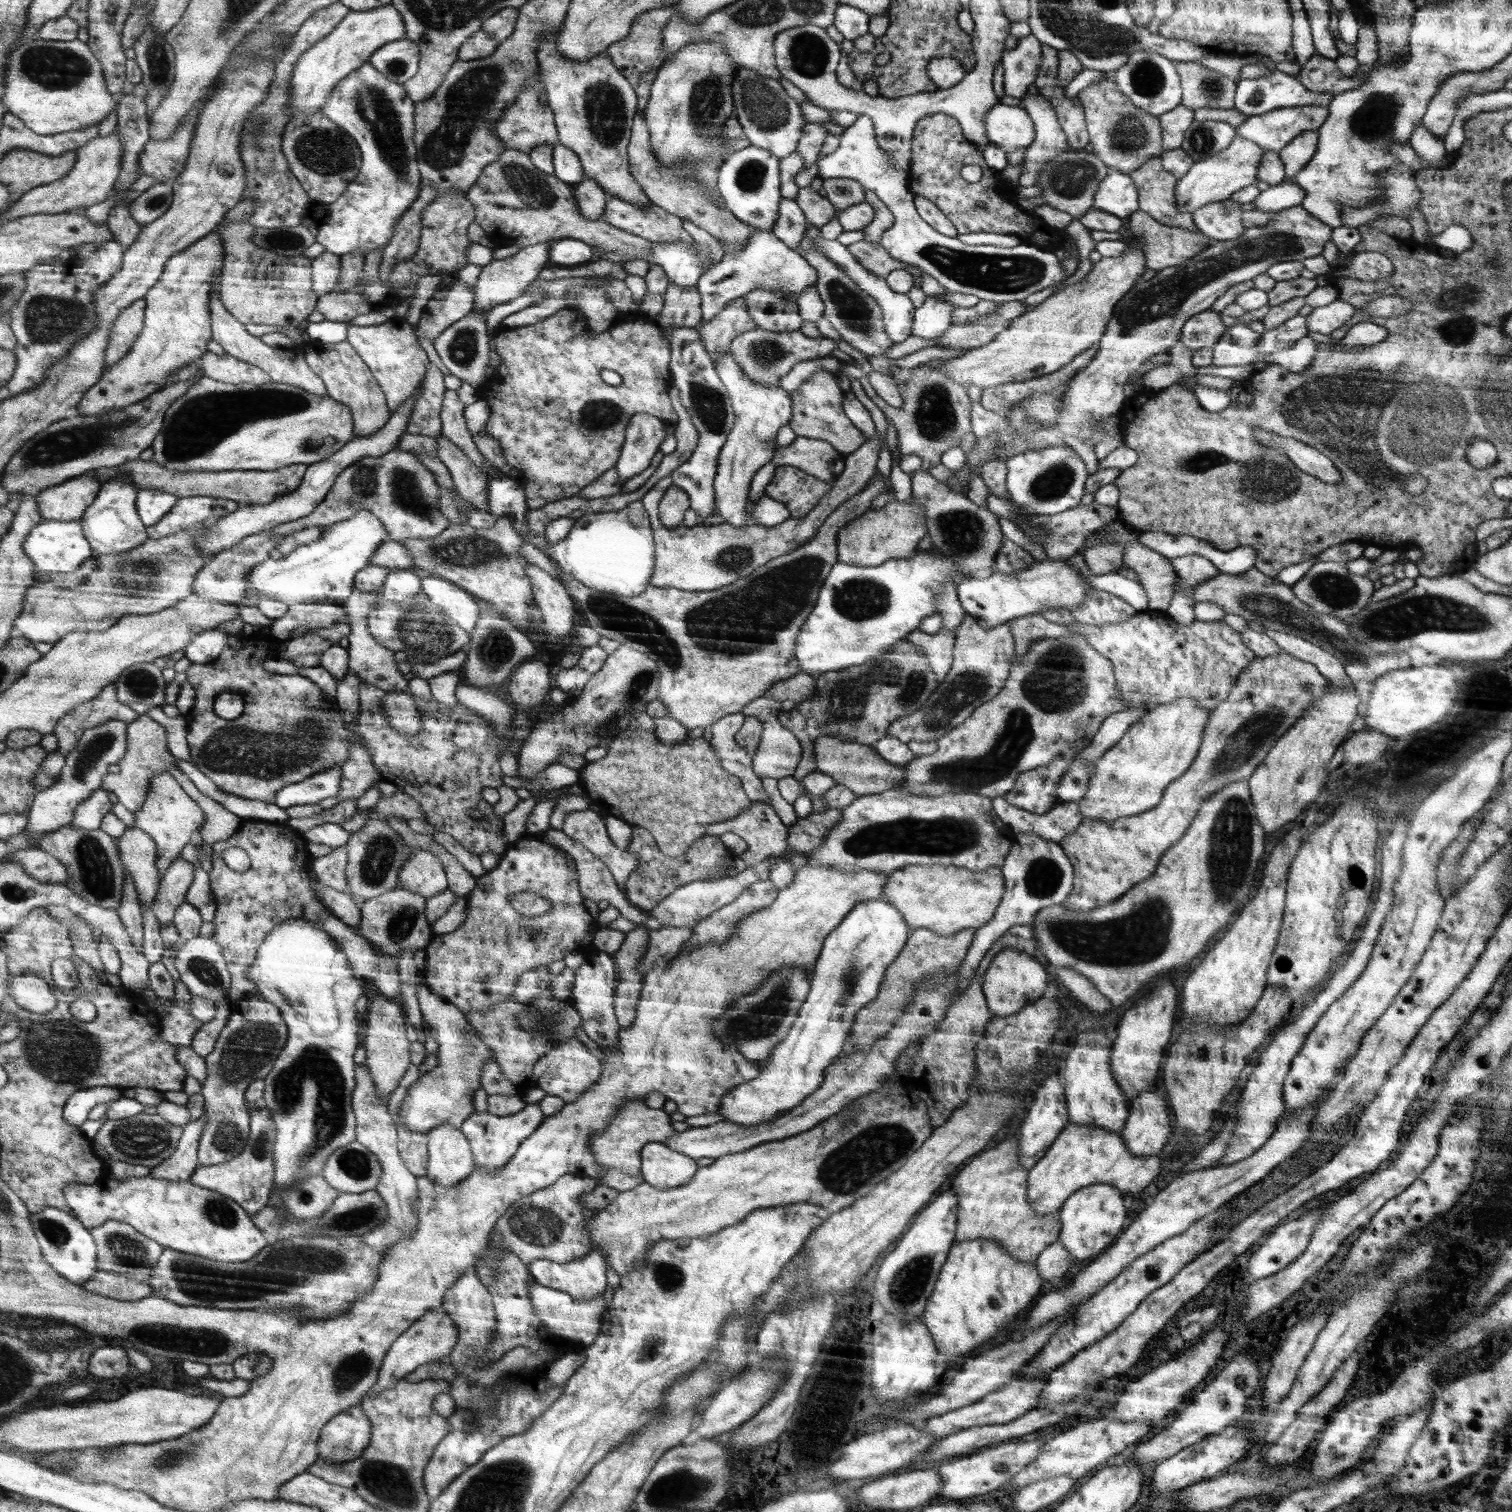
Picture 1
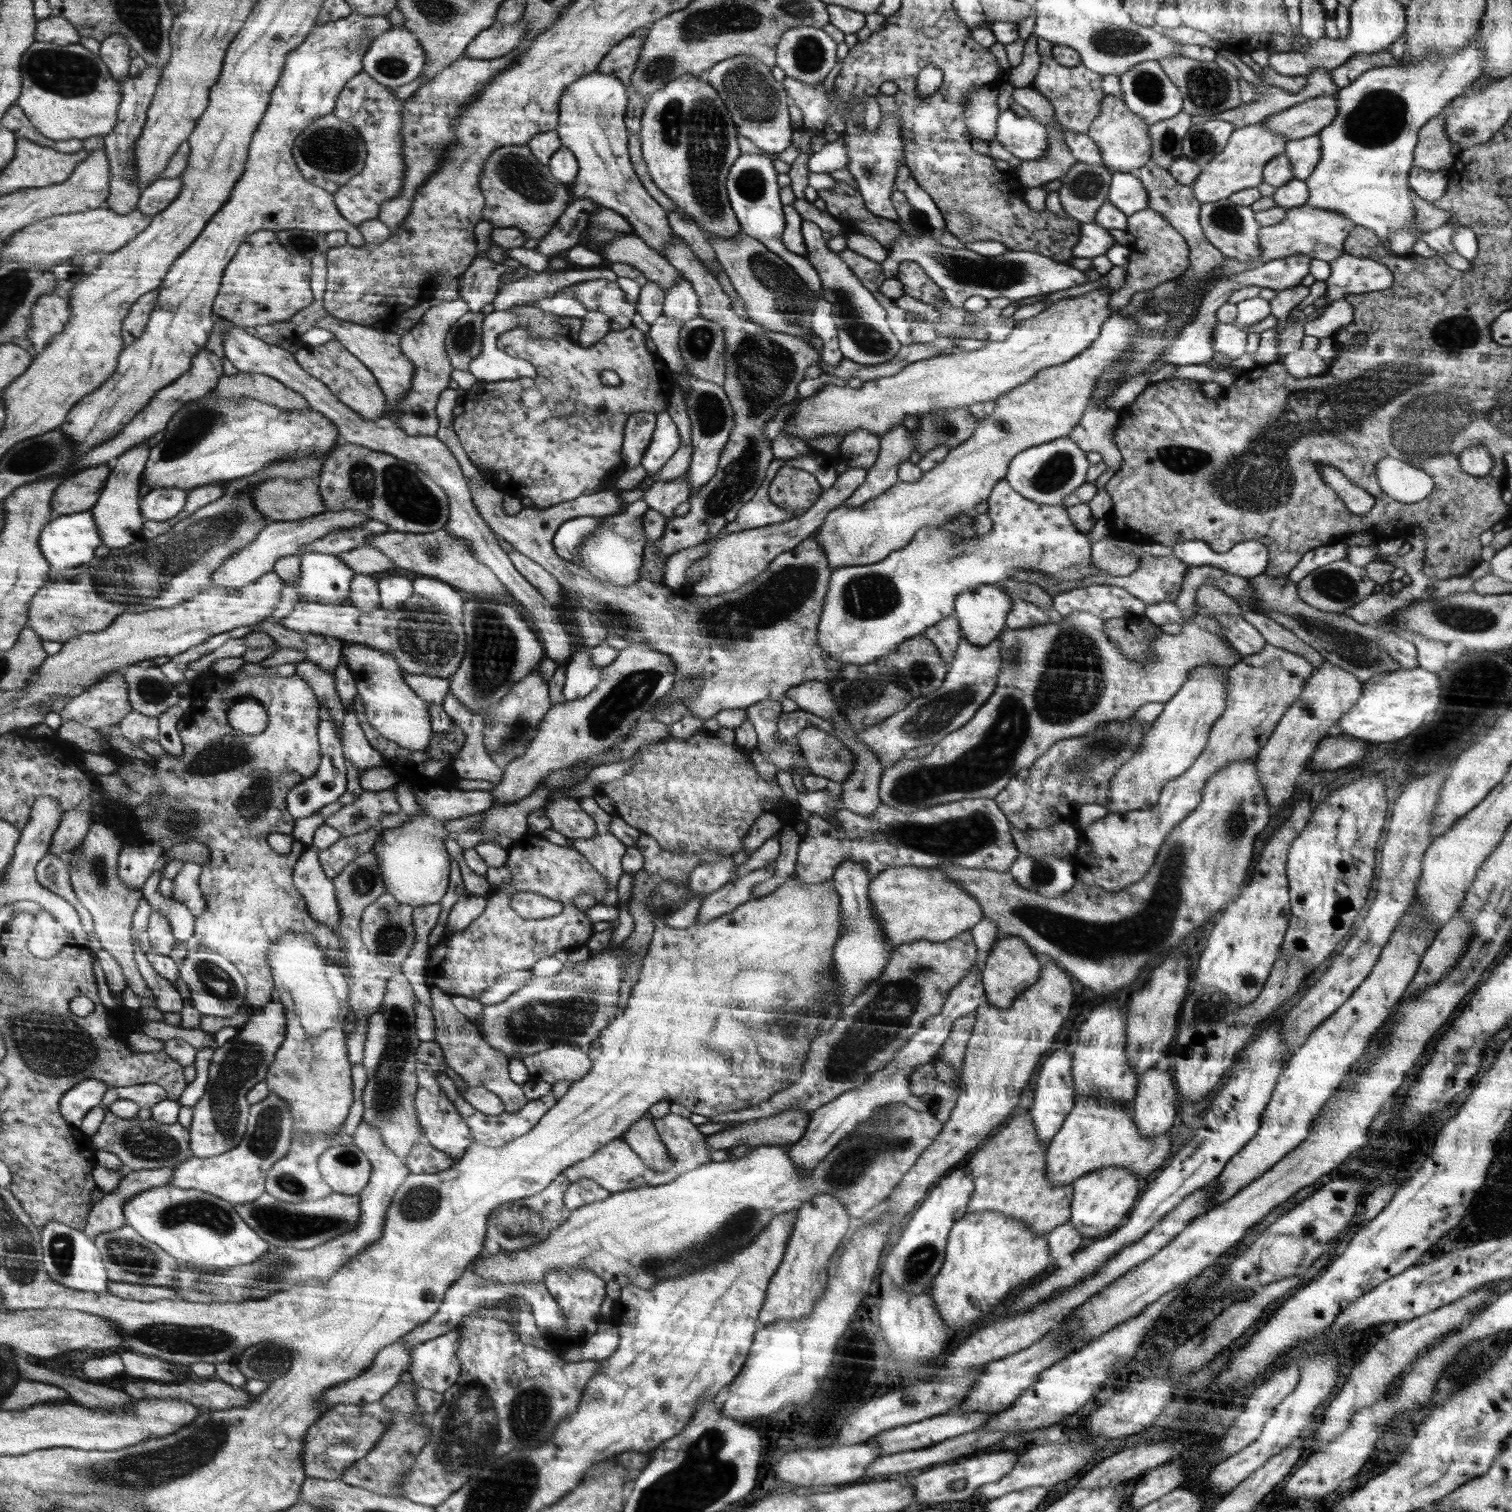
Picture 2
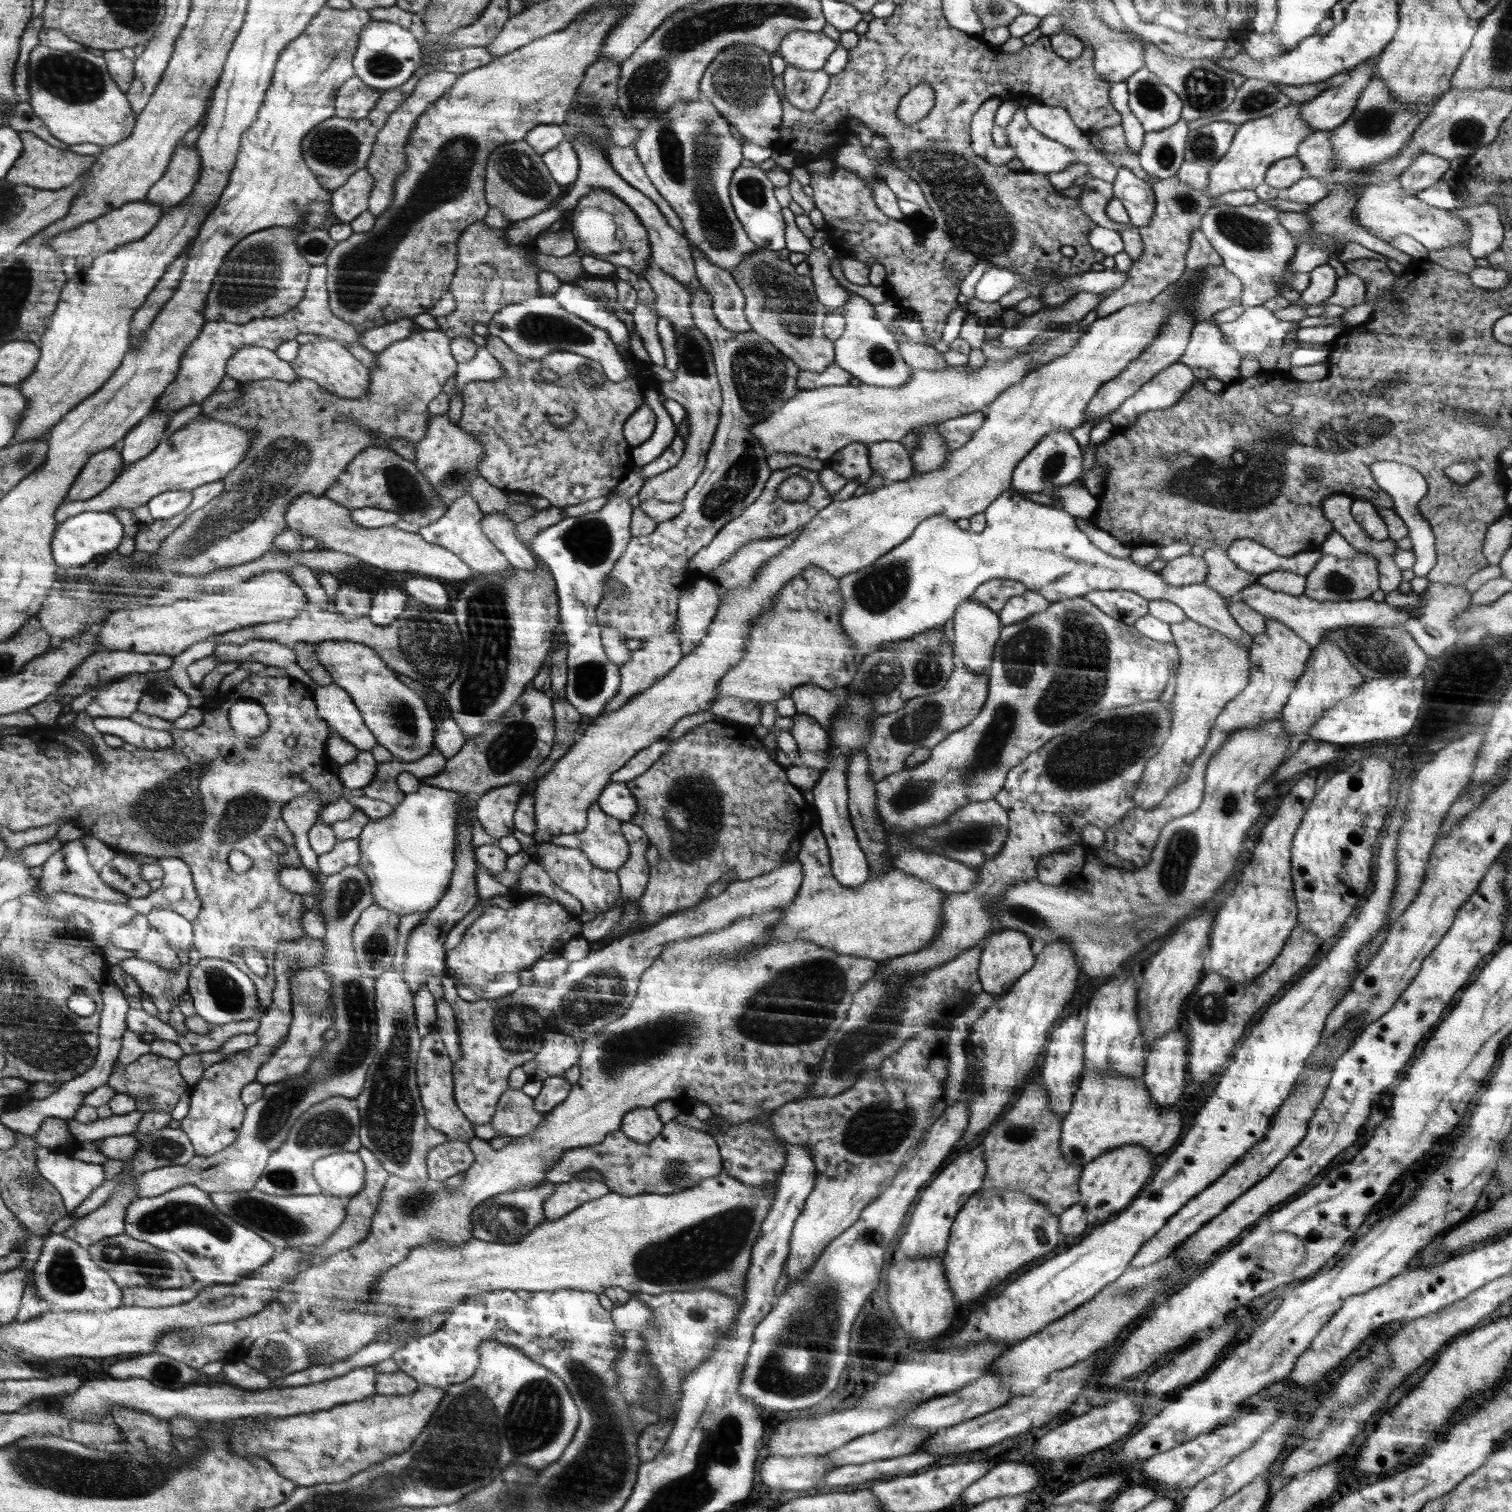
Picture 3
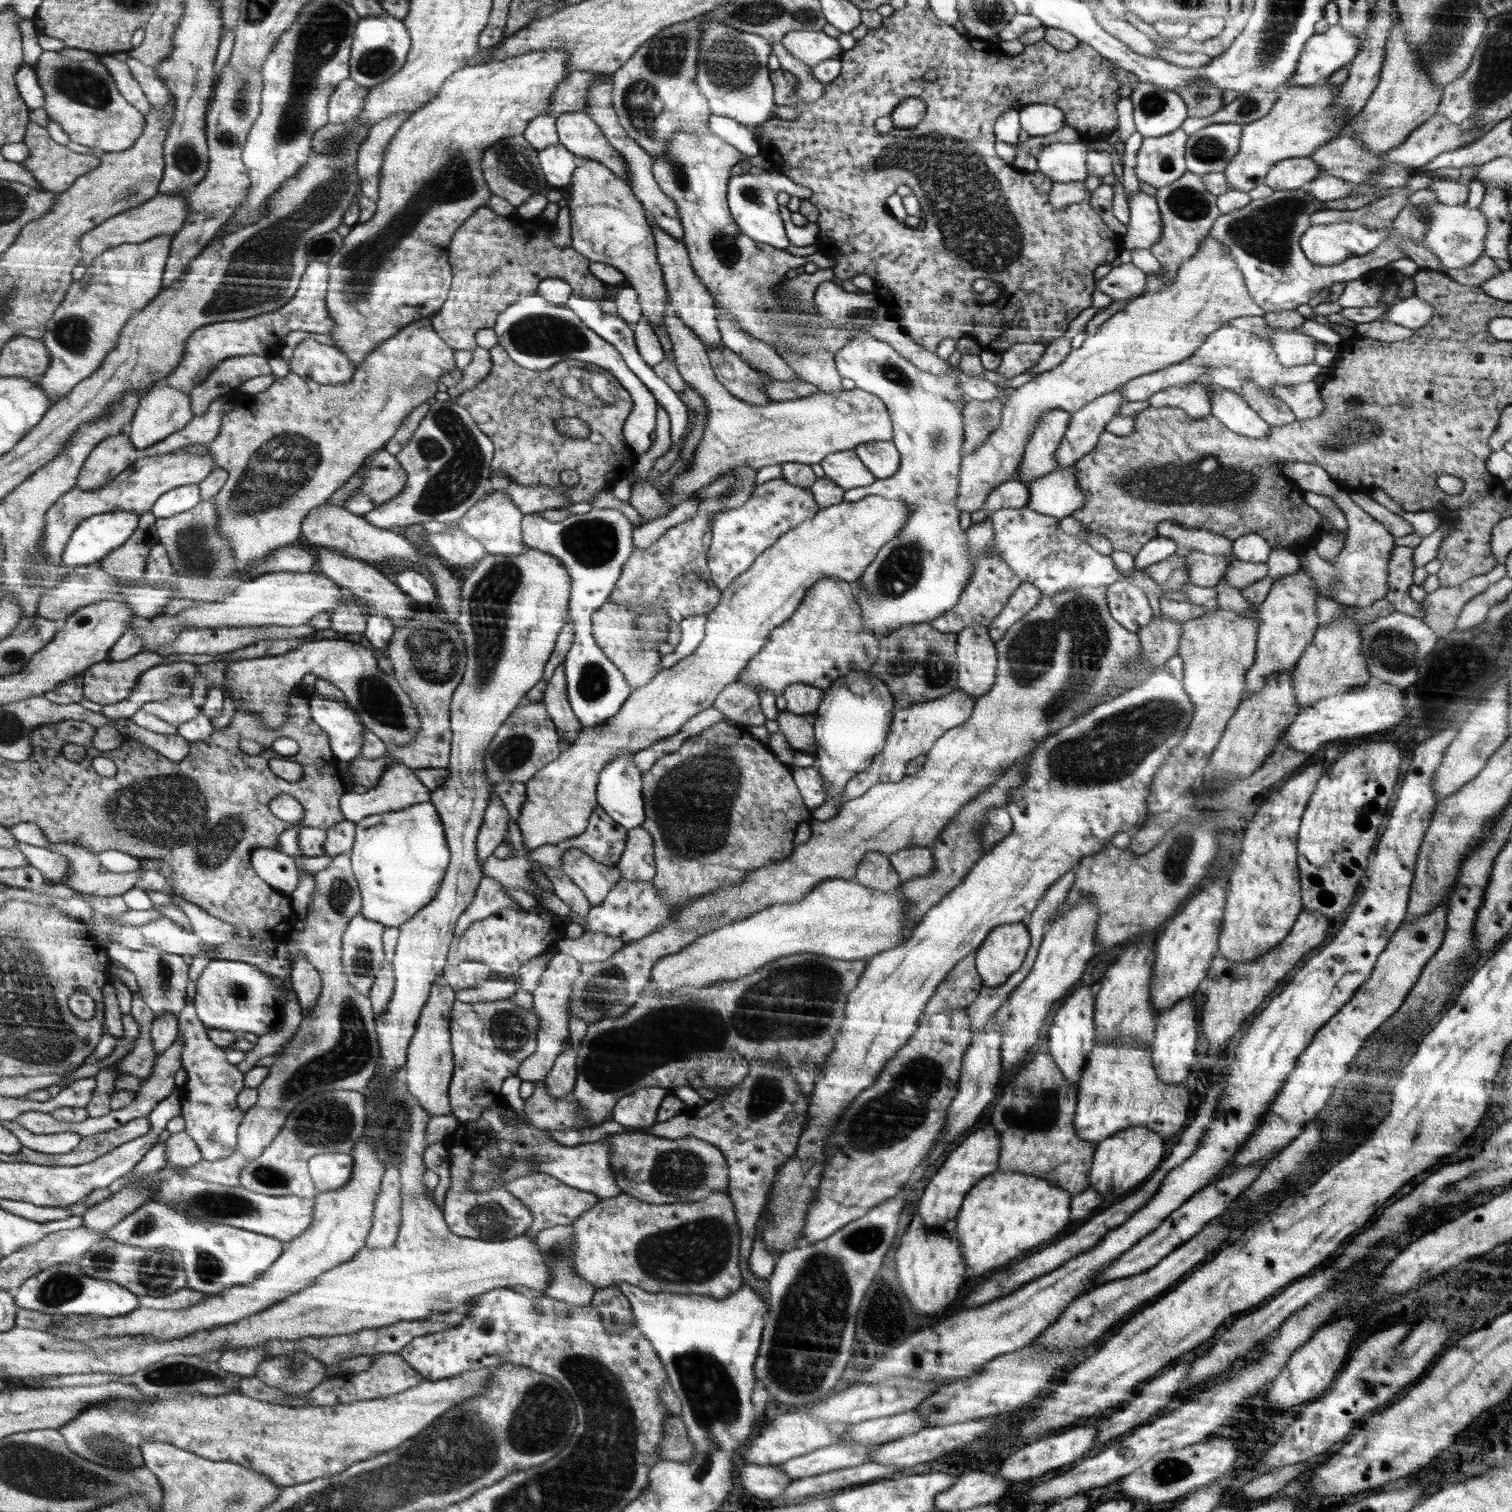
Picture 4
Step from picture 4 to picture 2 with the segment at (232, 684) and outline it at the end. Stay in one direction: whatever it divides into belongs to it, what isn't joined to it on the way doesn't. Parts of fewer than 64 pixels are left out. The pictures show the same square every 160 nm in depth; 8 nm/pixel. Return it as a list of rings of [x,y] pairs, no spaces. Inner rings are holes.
[[[356,643],[344,644],[341,660],[355,678],[357,696],[364,705],[368,725],[402,748],[424,751],[433,736],[427,704],[404,682],[404,671],[400,670],[399,661],[379,649]]]

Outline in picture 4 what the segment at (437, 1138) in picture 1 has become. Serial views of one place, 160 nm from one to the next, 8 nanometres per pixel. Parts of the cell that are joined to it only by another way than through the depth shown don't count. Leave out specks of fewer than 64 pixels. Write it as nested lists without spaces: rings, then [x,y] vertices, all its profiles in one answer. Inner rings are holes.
[[[444,976],[431,987],[431,996],[424,1004],[418,1027],[407,1048],[406,1083],[408,1092],[415,1096],[430,1115],[451,1114],[450,1086],[454,1074],[454,1052],[451,1048],[451,1019],[457,998],[455,989]]]

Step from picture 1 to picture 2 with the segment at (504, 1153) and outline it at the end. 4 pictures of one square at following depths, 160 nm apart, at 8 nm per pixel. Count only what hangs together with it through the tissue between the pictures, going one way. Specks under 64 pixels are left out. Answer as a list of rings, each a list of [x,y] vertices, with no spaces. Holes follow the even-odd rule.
[[[444,1072],[439,1074],[438,1080],[442,1090],[446,1095],[448,1095],[451,1103],[456,1105],[458,1112],[460,1112],[461,1116],[471,1129],[471,1135],[474,1137],[474,1142],[483,1144],[485,1147],[490,1148],[504,1147],[508,1141],[518,1139],[519,1136],[526,1135],[527,1132],[531,1131],[532,1127],[535,1127],[536,1123],[538,1123],[539,1120],[542,1119],[543,1116],[546,1115],[547,1112],[550,1111],[557,1103],[557,1098],[554,1097],[552,1091],[550,1091],[544,1097],[529,1101],[529,1103],[525,1104],[525,1106],[518,1112],[505,1111],[498,1116],[490,1116],[488,1114],[484,1114],[483,1112],[478,1112],[477,1110],[470,1111],[467,1101],[459,1095],[454,1087],[454,1082]]]

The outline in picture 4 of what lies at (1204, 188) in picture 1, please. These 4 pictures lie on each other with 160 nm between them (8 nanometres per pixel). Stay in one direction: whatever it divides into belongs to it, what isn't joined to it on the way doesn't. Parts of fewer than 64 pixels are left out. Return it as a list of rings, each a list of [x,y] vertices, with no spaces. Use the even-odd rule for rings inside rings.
[[[1325,81],[1318,85],[1290,84],[1287,92],[1278,95],[1269,114],[1243,125],[1238,154],[1223,172],[1229,188],[1248,193],[1265,182],[1267,172],[1279,160],[1308,157],[1329,140],[1336,138],[1345,127],[1345,112],[1331,107],[1337,100],[1339,89]]]

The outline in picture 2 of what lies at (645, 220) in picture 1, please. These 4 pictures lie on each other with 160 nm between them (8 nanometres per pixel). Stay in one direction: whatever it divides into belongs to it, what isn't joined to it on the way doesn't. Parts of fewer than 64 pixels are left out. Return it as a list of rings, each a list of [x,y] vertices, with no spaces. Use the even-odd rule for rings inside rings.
[[[674,236],[664,249],[664,256],[690,282],[691,289],[698,295],[700,317],[717,322],[717,326],[724,331],[726,377],[722,387],[728,395],[734,418],[716,470],[689,496],[689,512],[685,516],[667,520],[663,538],[648,540],[646,544],[639,578],[656,583],[665,582],[663,574],[666,574],[666,558],[685,548],[698,547],[709,538],[715,538],[728,523],[738,518],[744,504],[750,503],[757,494],[767,468],[775,459],[771,451],[771,440],[763,433],[763,426],[775,418],[775,414],[785,404],[796,398],[799,384],[805,380],[806,369],[822,360],[819,351],[798,336],[768,330],[754,321],[738,317],[733,312],[731,298],[722,290],[714,275],[700,263],[700,259],[696,259],[682,238]]]

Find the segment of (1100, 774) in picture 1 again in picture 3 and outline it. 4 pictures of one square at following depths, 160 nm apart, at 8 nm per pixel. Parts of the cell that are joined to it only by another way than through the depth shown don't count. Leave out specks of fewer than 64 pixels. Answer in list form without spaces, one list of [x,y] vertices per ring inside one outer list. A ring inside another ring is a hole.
[[[1188,618],[1172,623],[1170,628],[1179,652],[1176,686],[1171,702],[1172,727],[1160,752],[1148,760],[1131,798],[1135,806],[1145,811],[1160,804],[1170,795],[1170,791],[1187,780],[1192,763],[1206,747],[1216,718],[1223,712],[1224,707],[1246,688],[1251,667],[1249,650],[1221,632]]]

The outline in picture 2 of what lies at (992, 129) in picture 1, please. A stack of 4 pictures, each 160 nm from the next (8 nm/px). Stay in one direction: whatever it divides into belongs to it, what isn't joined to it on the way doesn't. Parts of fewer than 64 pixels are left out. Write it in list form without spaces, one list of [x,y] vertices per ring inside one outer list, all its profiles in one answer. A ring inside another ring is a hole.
[[[1008,108],[999,114],[997,139],[1008,152],[1021,160],[1040,160],[1049,149],[1045,126]]]

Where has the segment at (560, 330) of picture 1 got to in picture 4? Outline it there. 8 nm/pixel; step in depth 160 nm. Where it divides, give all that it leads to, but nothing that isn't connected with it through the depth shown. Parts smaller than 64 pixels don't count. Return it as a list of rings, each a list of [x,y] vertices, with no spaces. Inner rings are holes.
[[[500,344],[490,348],[492,366],[490,373],[476,386],[462,391],[455,403],[462,406],[474,419],[493,442],[494,452],[491,460],[492,473],[498,471],[512,482],[524,486],[547,486],[559,491],[566,491],[572,504],[577,502],[590,502],[598,492],[606,492],[608,486],[625,478],[624,474],[630,472],[634,454],[622,436],[624,422],[632,410],[632,399],[618,380],[601,366],[582,360],[563,360],[553,364],[548,371],[532,371],[523,368],[512,360],[505,348]],[[564,417],[576,417],[585,420],[591,428],[586,438],[571,438],[563,436],[555,429],[555,420]],[[562,470],[576,470],[580,480],[574,486],[564,486],[560,482]]]

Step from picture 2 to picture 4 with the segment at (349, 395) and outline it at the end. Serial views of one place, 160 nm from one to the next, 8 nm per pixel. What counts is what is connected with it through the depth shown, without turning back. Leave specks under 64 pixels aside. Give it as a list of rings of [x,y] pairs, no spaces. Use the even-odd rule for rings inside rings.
[[[313,338],[304,339],[295,348],[292,358],[288,362],[290,371],[298,376],[307,377],[318,381],[320,384],[346,384],[356,374],[357,367],[354,366],[345,354],[342,354],[332,345],[327,345]]]

